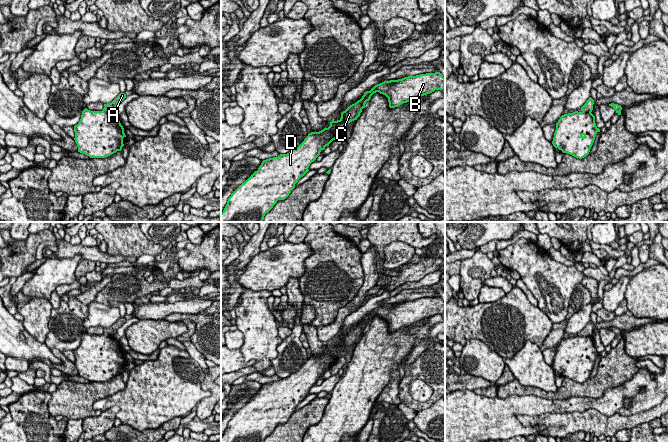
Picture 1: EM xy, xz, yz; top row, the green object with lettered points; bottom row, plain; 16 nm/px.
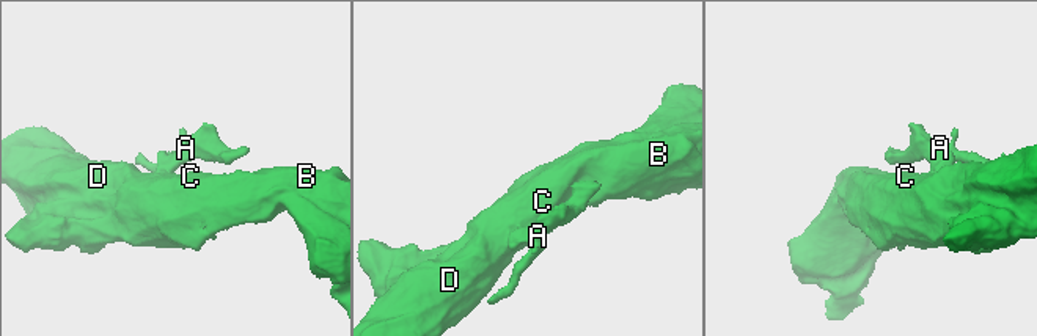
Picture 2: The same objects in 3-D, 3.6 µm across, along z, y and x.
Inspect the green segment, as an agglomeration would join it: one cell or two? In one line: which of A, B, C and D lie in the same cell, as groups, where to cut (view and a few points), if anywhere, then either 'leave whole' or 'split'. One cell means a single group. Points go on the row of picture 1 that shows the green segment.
A / B C D; cut in xy along (102, 110), (112, 113); split

